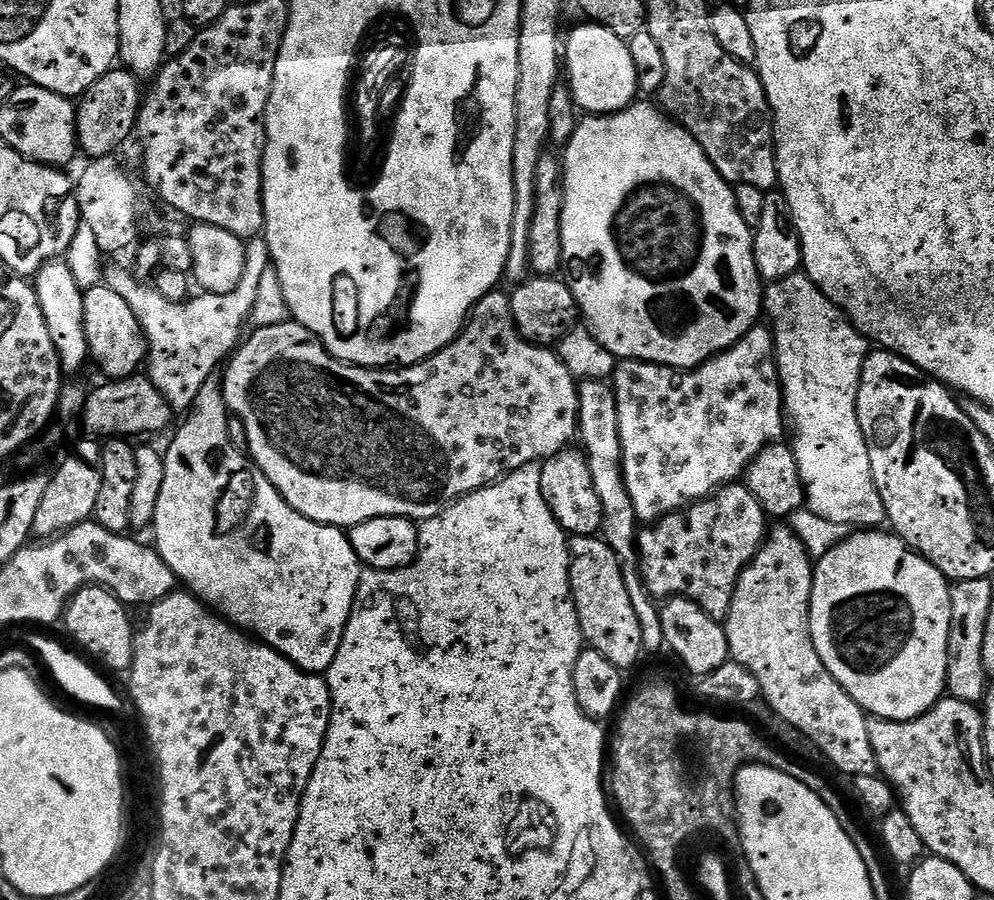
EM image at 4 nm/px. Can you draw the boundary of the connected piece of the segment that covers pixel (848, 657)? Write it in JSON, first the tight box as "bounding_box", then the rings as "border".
{"bounding_box":[808,530,950,720],"border":[[[856,530],[817,559],[812,577],[808,625],[818,658],[868,716],[883,720],[916,720],[946,692],[950,638],[949,581],[899,536],[884,530]]]}

